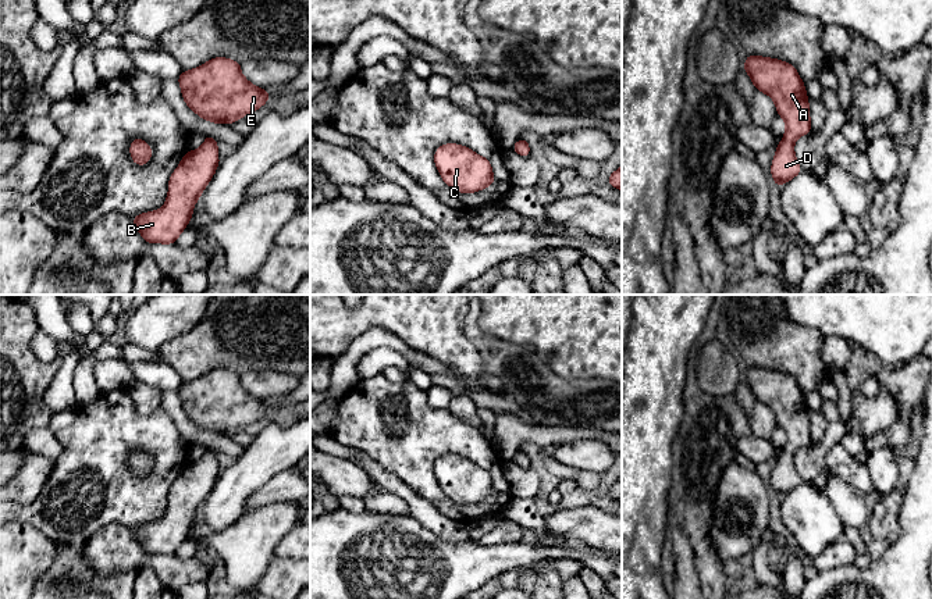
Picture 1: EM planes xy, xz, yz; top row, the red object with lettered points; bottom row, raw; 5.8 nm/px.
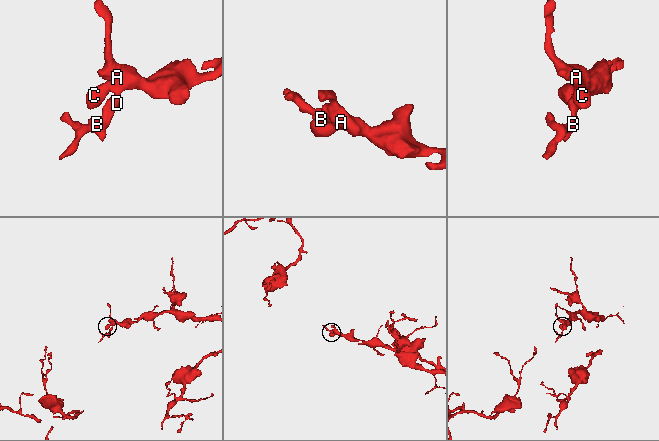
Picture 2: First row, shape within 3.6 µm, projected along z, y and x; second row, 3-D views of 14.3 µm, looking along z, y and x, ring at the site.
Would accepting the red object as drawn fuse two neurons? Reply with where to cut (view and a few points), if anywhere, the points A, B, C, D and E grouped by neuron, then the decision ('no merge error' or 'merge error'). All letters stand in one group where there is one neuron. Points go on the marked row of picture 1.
no cut; A B C D E; no merge error

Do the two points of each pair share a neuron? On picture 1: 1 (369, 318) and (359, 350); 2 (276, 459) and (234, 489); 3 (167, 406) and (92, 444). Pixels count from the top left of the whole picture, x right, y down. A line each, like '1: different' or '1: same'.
1: different
2: same
3: different

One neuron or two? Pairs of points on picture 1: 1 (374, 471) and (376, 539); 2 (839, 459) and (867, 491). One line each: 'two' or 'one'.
1: two
2: one

